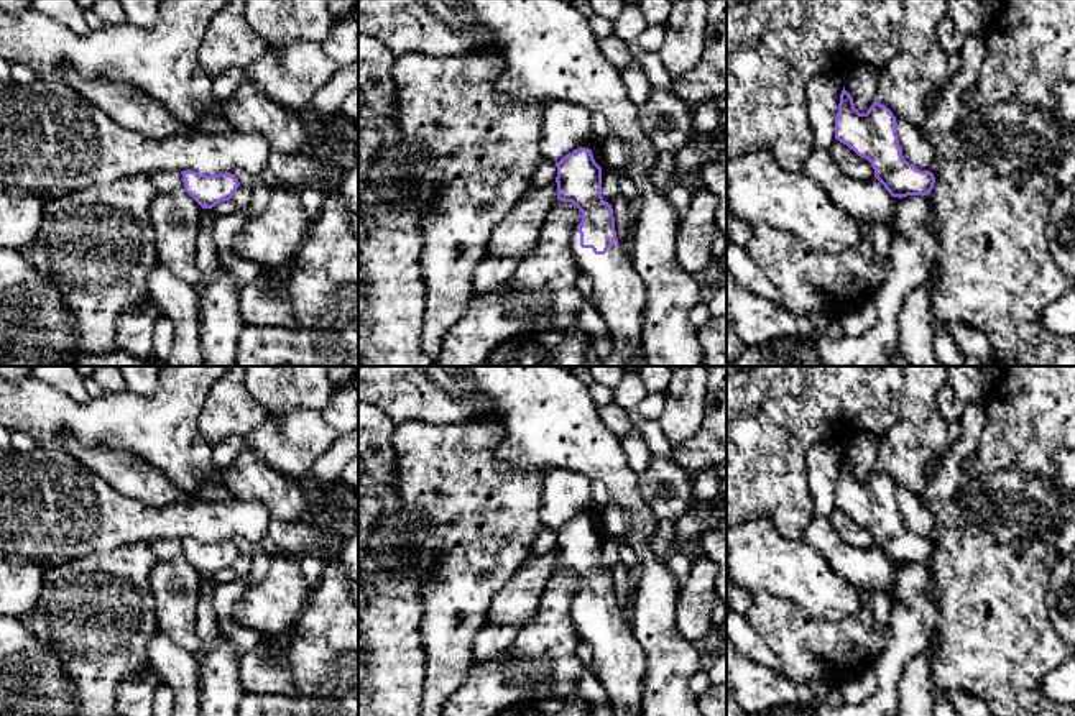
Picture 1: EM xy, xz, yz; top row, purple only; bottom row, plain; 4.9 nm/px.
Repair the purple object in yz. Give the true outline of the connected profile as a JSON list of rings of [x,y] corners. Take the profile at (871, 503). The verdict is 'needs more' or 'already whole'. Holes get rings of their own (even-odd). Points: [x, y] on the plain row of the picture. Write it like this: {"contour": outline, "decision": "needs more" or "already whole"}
{"contour": [[[843,455],[835,484],[835,507],[868,527],[874,545],[893,565],[927,563],[934,557],[934,542],[904,527],[896,503],[896,484],[878,468],[866,481],[860,481]]], "decision": "already whole"}

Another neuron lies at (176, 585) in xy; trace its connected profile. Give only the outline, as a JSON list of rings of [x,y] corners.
[[[184,555],[159,560],[151,573],[158,629],[194,657],[201,649],[196,624],[202,578]]]

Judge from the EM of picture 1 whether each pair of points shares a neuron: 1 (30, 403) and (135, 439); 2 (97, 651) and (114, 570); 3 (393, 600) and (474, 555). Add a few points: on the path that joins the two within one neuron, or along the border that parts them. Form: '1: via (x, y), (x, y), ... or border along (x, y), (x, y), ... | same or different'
1: via (56, 414), (84, 422), (109, 422) | same
2: via (99, 631), (99, 616), (107, 590) | same
3: border along (416, 590), (423, 606), (423, 628) | different

